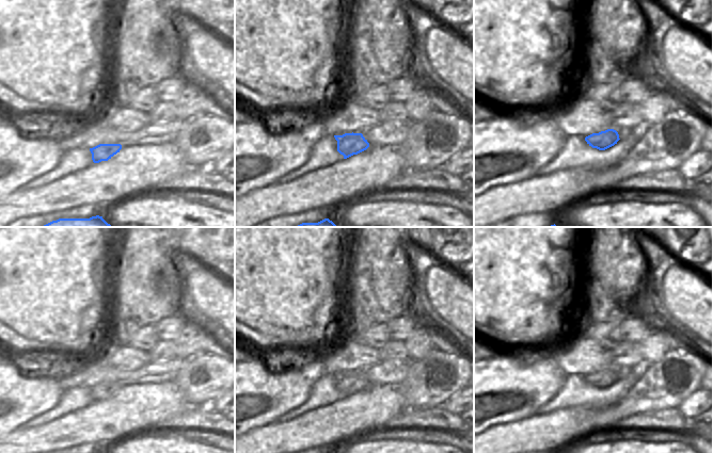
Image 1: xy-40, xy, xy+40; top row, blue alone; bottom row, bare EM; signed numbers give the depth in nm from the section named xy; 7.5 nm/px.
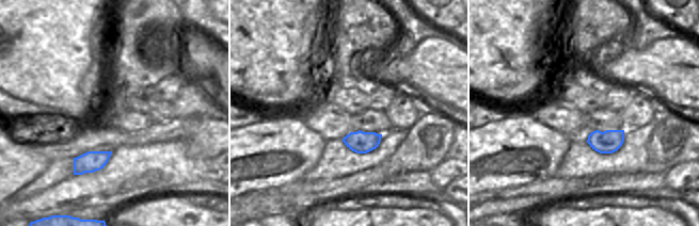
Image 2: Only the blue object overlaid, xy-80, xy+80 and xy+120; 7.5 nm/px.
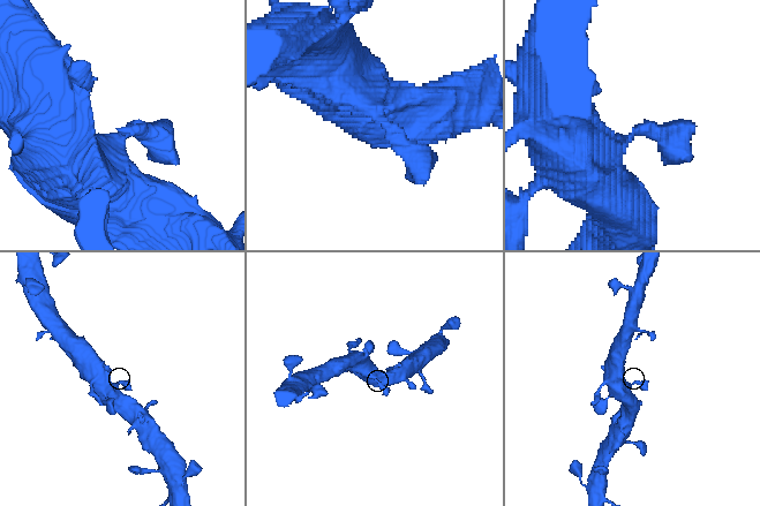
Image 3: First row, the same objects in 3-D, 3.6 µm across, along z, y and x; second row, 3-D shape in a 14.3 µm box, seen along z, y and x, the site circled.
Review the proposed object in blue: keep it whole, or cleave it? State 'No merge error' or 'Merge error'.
No merge error

